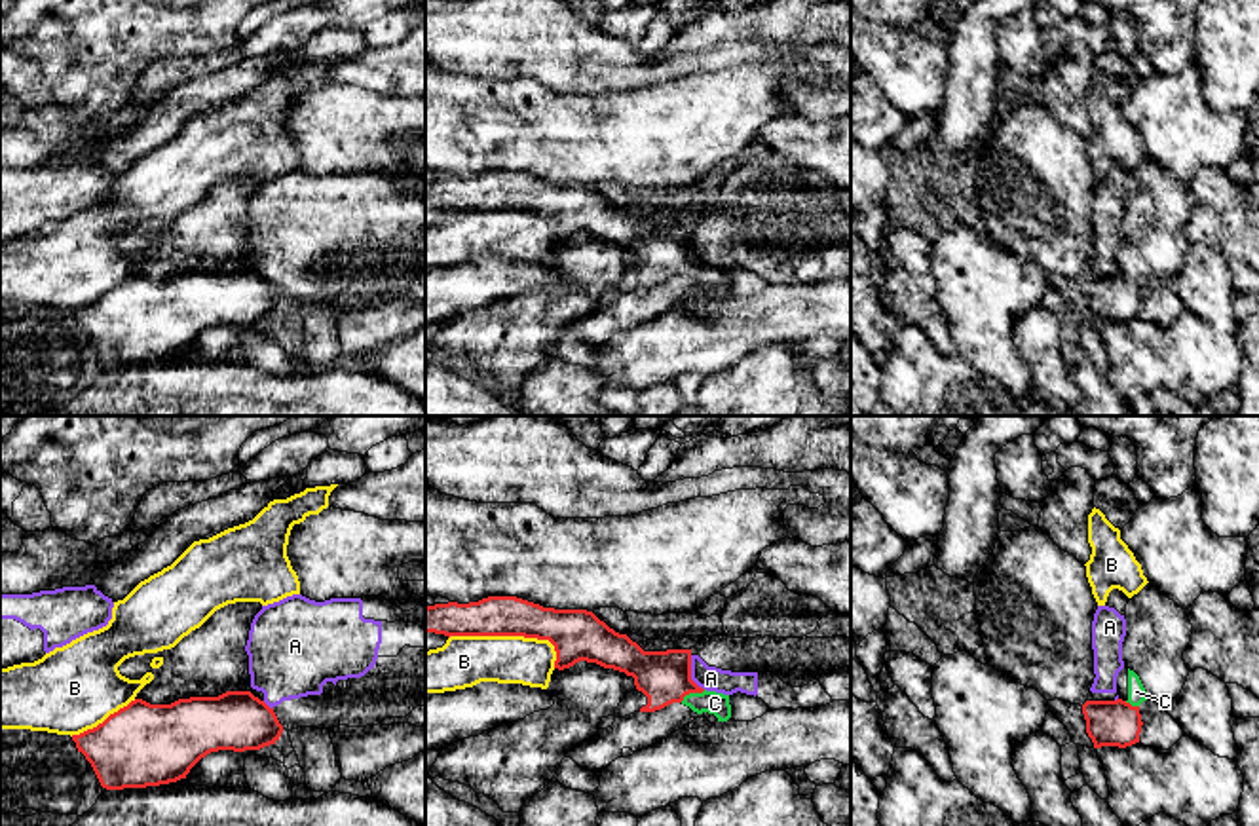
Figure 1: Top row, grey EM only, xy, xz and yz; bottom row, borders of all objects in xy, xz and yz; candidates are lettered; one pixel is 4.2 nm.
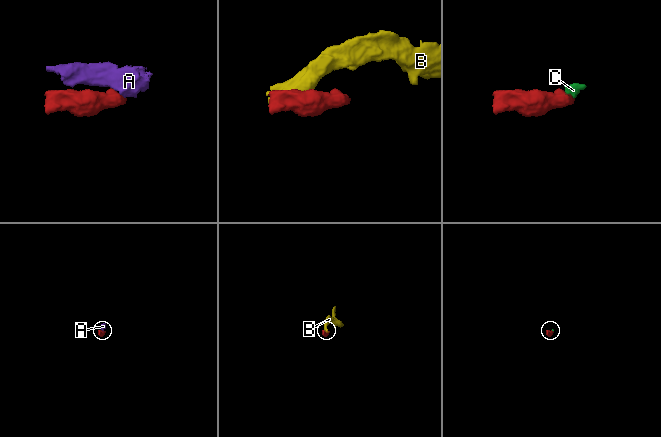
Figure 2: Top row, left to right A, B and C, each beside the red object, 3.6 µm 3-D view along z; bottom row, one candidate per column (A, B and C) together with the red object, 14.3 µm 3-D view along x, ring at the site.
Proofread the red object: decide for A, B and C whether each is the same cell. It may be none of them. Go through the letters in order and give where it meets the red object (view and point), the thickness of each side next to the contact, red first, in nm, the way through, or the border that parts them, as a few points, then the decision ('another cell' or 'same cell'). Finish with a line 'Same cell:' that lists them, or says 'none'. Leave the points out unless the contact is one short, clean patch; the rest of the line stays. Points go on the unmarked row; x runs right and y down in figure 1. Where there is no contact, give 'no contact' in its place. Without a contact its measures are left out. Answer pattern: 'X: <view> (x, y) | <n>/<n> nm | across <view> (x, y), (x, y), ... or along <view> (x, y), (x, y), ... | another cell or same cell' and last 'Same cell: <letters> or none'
A: xz (690, 247) | 220/110 nm | along xz (690, 230), (690, 251), (703, 264) | another cell
B: xz (507, 209) | 180/220 nm | another cell
C: xz (692, 266) | 220/100 nm | same cell
Same cell: C

